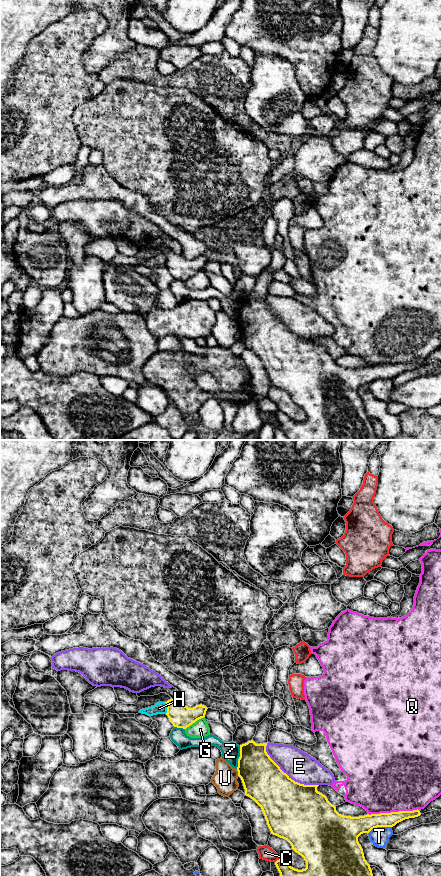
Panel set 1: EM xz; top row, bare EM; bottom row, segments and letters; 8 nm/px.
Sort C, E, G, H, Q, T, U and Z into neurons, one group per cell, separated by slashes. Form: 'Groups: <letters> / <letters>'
Groups: C / E / G / H Z / Q / T / U

